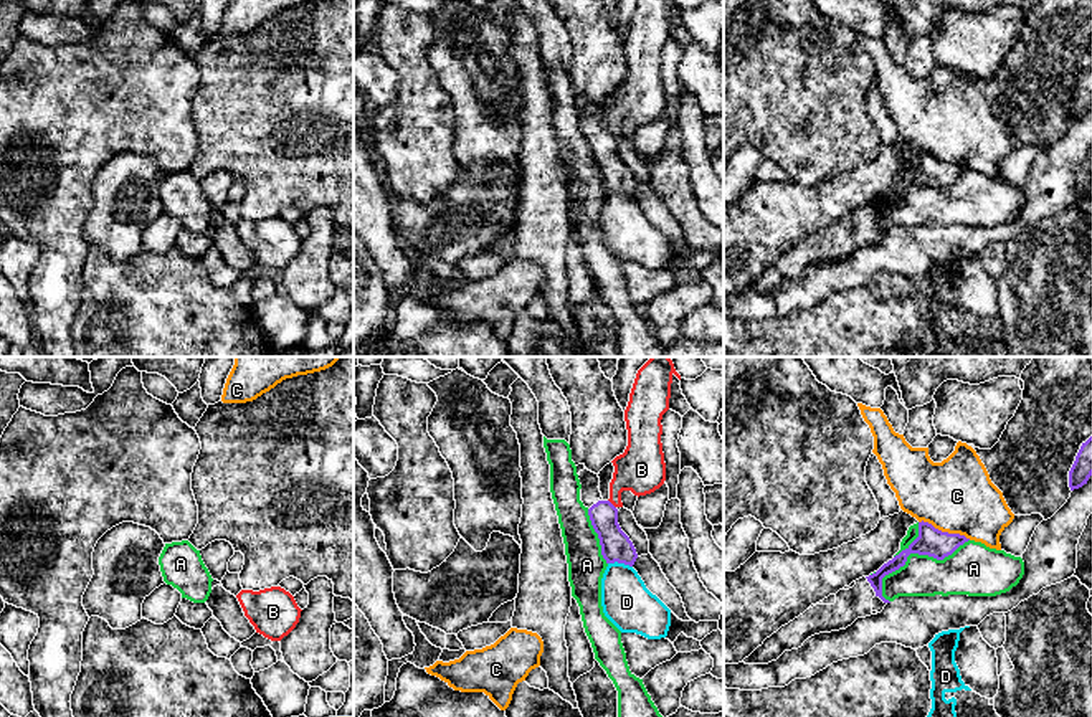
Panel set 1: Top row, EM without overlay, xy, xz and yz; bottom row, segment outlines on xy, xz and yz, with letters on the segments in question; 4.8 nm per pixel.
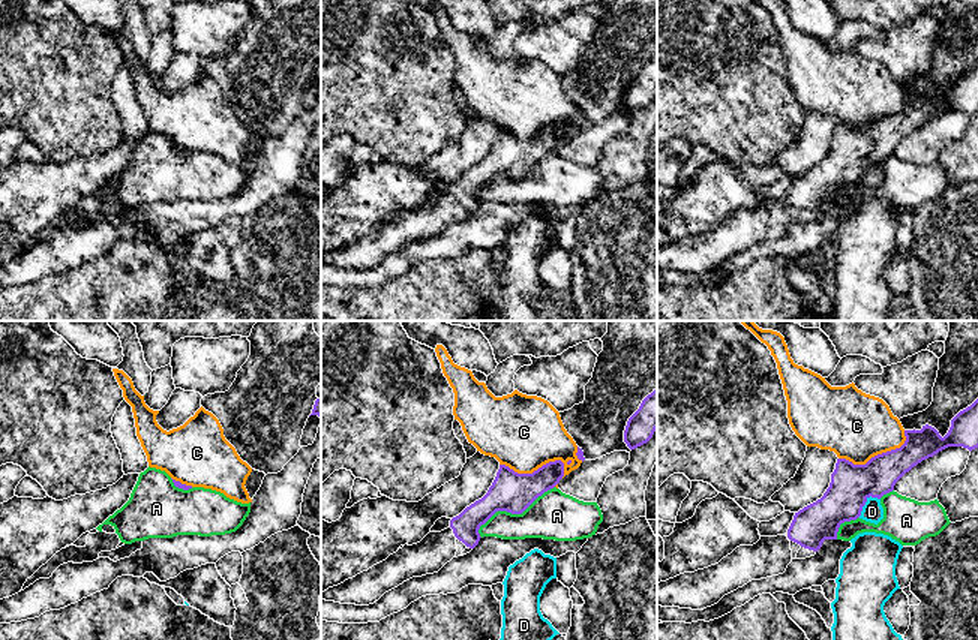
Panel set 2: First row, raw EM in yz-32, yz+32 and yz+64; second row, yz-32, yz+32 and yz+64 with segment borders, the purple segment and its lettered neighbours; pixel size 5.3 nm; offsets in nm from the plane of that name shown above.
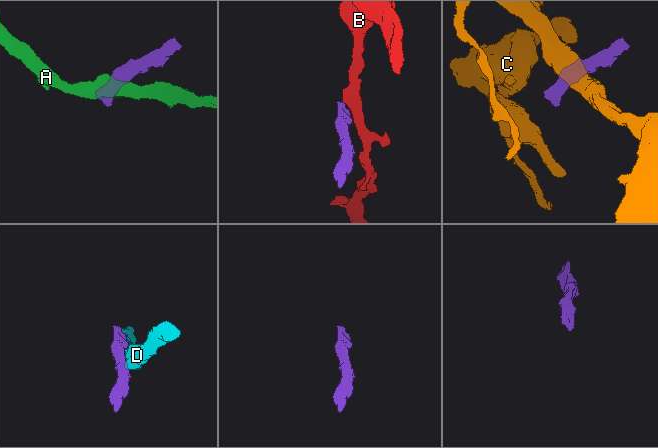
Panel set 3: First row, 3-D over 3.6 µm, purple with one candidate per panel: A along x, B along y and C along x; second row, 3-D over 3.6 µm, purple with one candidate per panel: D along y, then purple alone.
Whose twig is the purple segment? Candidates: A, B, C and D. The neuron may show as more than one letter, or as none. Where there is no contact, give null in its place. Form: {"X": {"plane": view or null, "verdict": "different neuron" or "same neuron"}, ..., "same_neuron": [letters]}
{"A": {"plane": "yz", "verdict": "different neuron"}, "B": {"plane": "xz", "verdict": "different neuron"}, "C": {"plane": "yz", "verdict": "different neuron"}, "D": {"plane": "xz", "verdict": "different neuron"}, "same_neuron": []}

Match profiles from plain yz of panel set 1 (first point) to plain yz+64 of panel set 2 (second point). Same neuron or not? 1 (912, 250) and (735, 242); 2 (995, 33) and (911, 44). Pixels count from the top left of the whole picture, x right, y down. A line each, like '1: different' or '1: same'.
1: different
2: same

